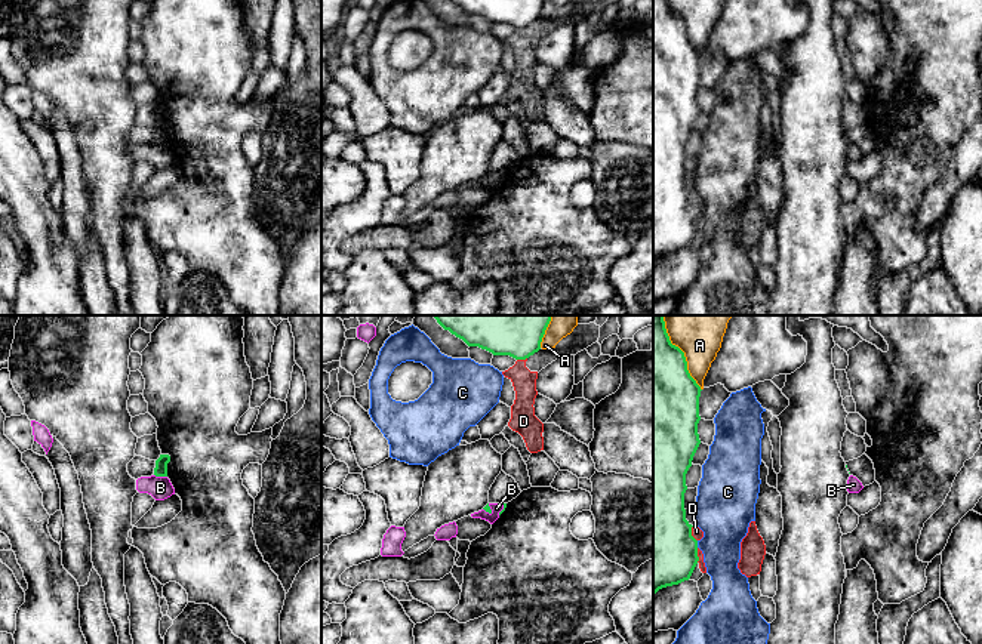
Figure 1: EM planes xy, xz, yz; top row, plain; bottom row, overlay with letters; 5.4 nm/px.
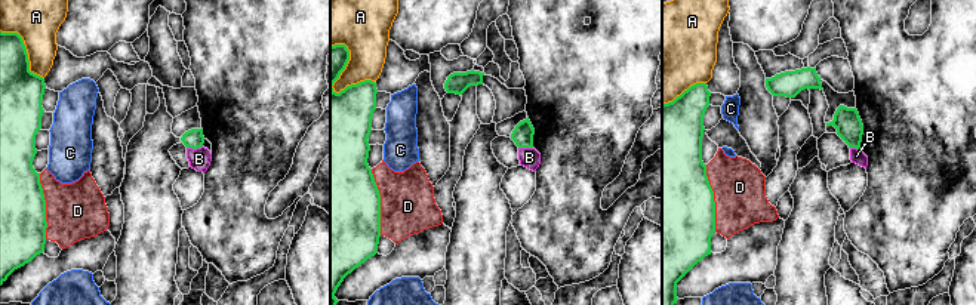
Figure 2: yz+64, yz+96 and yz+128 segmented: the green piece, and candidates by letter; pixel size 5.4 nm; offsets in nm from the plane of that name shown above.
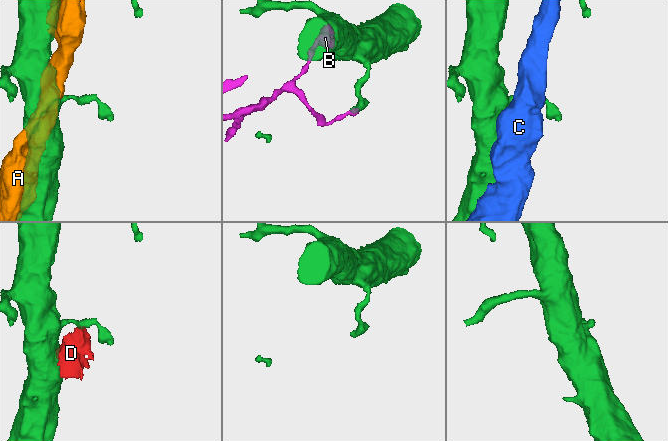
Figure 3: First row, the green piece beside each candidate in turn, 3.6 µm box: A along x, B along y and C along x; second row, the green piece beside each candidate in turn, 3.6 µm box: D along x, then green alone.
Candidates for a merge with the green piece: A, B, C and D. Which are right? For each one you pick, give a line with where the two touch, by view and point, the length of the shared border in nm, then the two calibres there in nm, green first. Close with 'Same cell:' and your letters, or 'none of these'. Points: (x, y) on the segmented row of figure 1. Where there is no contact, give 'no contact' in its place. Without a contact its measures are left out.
Same cell: none of these

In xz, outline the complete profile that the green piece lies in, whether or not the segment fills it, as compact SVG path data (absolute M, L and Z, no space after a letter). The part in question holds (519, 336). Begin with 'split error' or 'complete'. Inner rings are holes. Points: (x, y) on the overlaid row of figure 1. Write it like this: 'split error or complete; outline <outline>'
complete; outline M434 315L437 323L468 346L493 355L526 360L541 349L552 315Z

